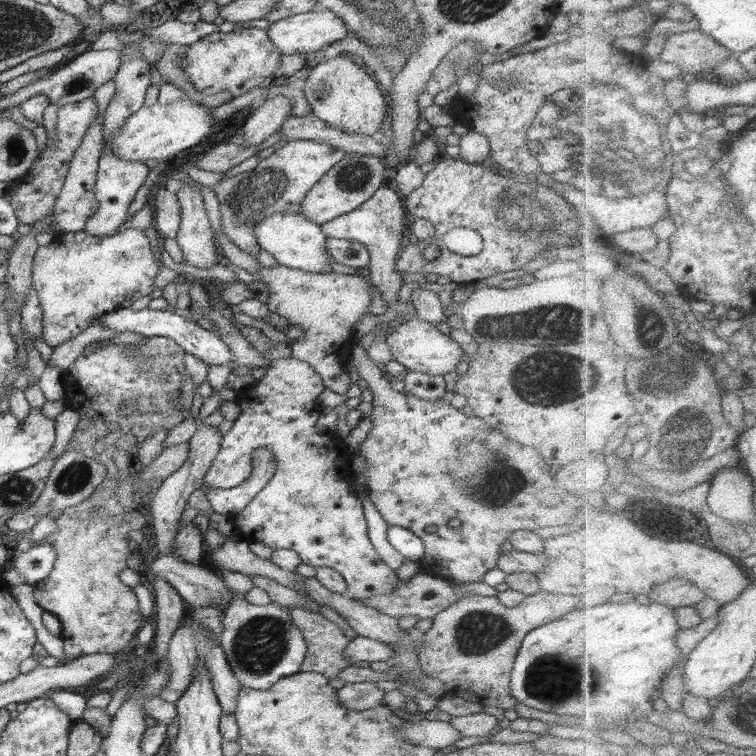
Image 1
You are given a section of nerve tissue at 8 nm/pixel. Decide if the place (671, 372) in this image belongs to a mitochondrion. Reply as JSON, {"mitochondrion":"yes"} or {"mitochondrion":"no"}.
{"mitochondrion":"yes"}

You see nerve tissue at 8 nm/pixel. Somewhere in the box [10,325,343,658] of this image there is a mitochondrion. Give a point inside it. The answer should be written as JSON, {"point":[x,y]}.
{"point":[75,477]}

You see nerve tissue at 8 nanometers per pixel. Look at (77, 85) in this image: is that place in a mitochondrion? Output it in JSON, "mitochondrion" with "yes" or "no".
{"mitochondrion":"no"}

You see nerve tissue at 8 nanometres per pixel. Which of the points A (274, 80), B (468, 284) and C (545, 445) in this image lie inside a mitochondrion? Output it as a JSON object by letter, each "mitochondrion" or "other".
{"A":"other","B":"other","C":"other"}

